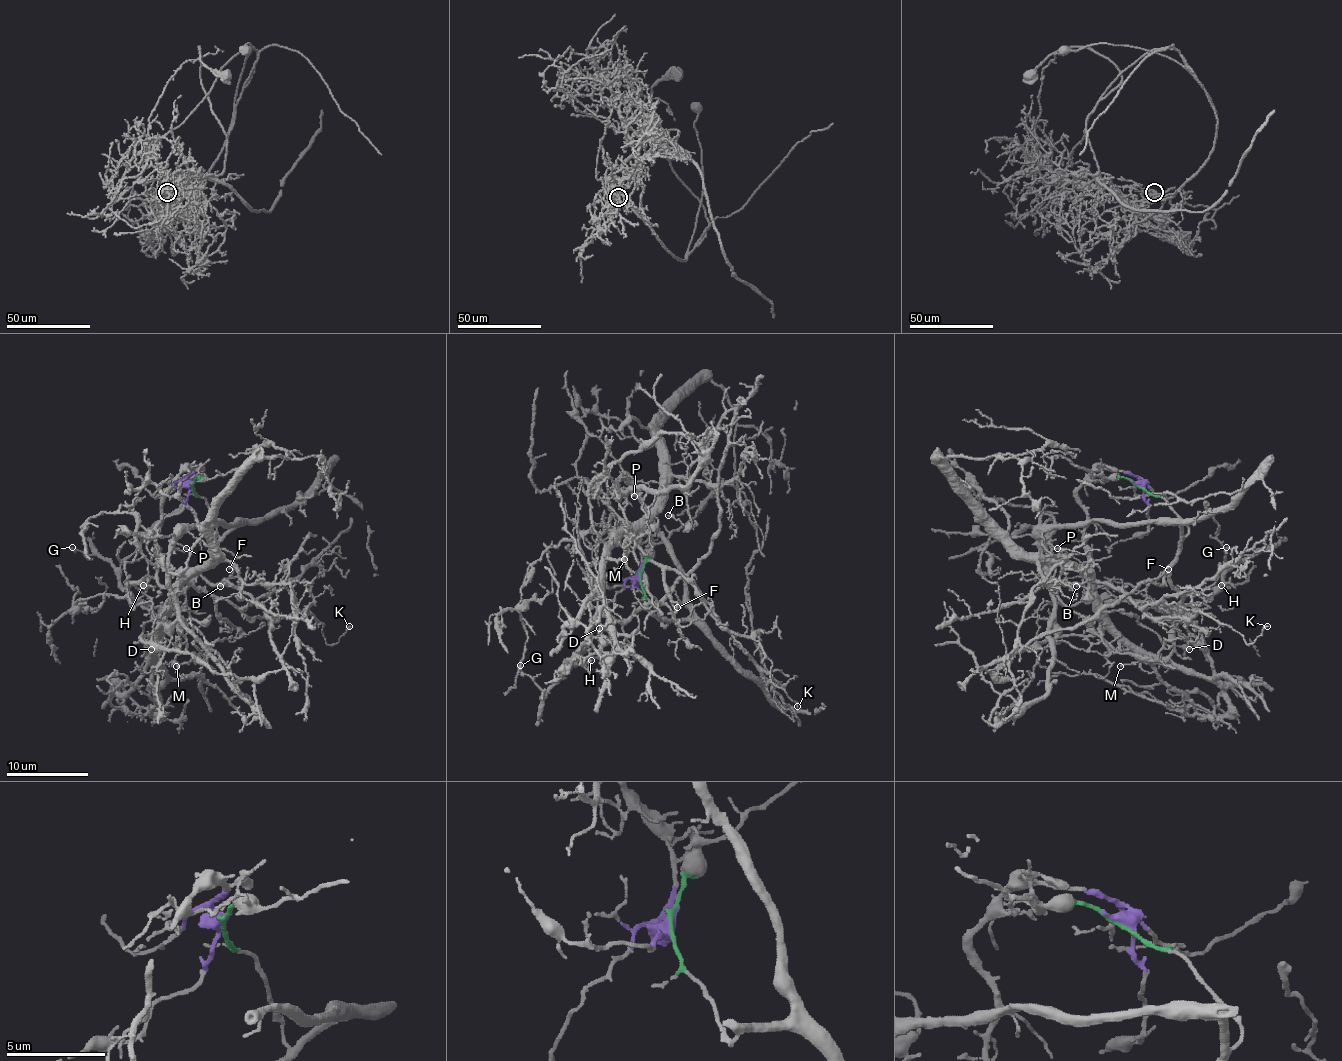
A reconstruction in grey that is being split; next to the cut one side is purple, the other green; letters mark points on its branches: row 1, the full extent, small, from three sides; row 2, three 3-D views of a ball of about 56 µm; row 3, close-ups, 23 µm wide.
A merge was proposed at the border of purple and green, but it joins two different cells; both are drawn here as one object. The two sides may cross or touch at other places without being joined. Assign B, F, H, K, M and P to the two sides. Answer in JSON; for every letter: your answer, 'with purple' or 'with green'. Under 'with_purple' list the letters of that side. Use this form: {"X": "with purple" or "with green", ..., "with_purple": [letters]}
{"B": "with purple", "F": "with green", "H": "with purple", "K": "with purple", "M": "with green", "P": "with green", "with_purple": ["B", "H", "K"]}

